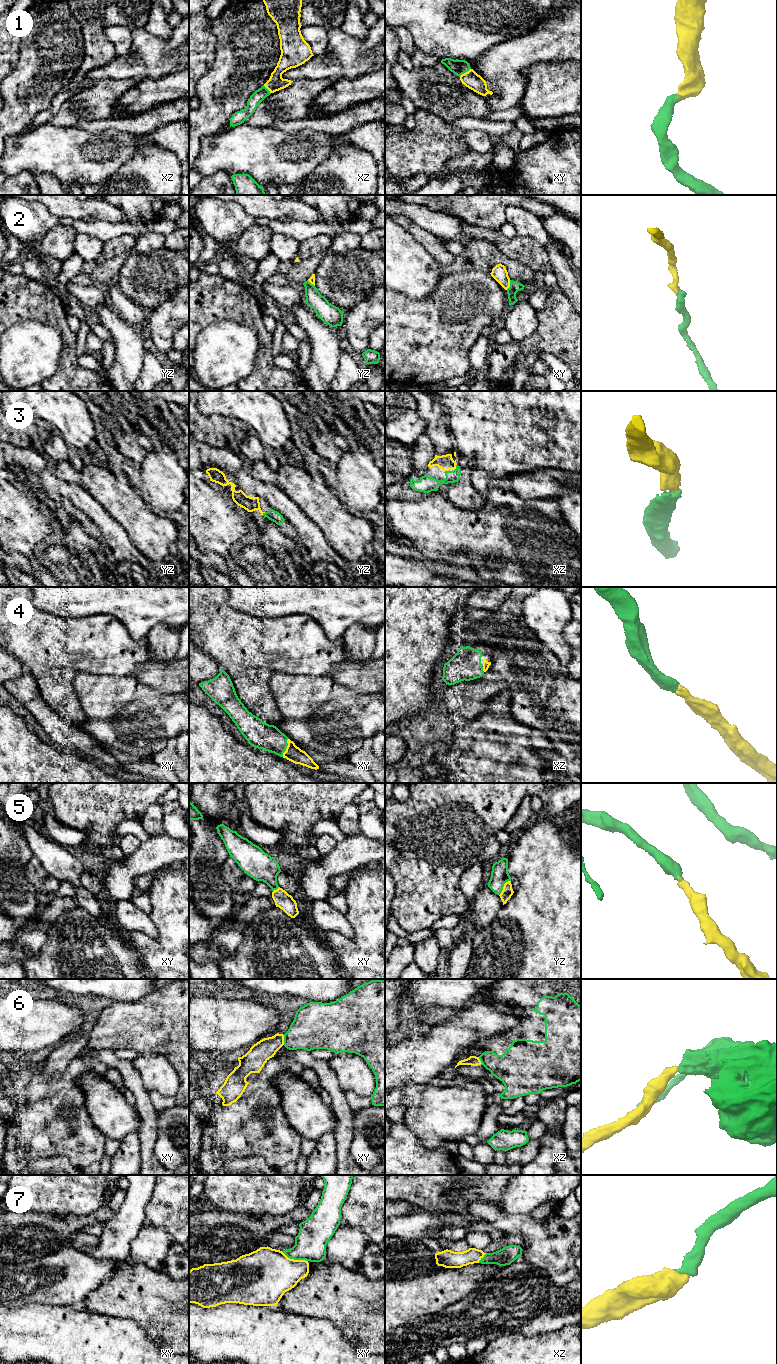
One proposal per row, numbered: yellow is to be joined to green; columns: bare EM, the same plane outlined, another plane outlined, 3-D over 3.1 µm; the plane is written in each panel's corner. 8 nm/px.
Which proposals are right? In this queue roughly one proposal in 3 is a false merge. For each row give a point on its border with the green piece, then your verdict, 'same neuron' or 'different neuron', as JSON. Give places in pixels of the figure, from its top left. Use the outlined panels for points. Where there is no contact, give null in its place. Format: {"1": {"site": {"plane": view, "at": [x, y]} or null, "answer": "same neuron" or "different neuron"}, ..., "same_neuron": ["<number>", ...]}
{"1": {"site": {"plane": "xy", "at": [464, 72]}, "answer": "same neuron"}, "2": {"site": {"plane": "xy", "at": [510, 285]}, "answer": "same neuron"}, "3": {"site": {"plane": "xz", "at": [456, 467]}, "answer": "same neuron"}, "4": {"site": {"plane": "xy", "at": [286, 747]}, "answer": "same neuron"}, "5": {"site": {"plane": "yz", "at": [503, 886]}, "answer": "same neuron"}, "6": {"site": {"plane": "xy", "at": [284, 1040]}, "answer": "different neuron"}, "7": {"site": {"plane": "xy", "at": [294, 1259]}, "answer": "same neuron"}, "same_neuron": ["1", "2", "3", "4", "5", "7"]}

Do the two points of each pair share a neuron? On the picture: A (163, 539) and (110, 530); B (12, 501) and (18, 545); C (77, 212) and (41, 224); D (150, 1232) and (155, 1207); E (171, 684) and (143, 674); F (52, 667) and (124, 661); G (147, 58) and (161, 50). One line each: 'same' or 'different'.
A: different
B: same
C: different
D: different
E: same
F: same
G: same

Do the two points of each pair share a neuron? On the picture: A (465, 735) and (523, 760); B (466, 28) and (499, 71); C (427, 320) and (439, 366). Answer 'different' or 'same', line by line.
A: same
B: different
C: same

